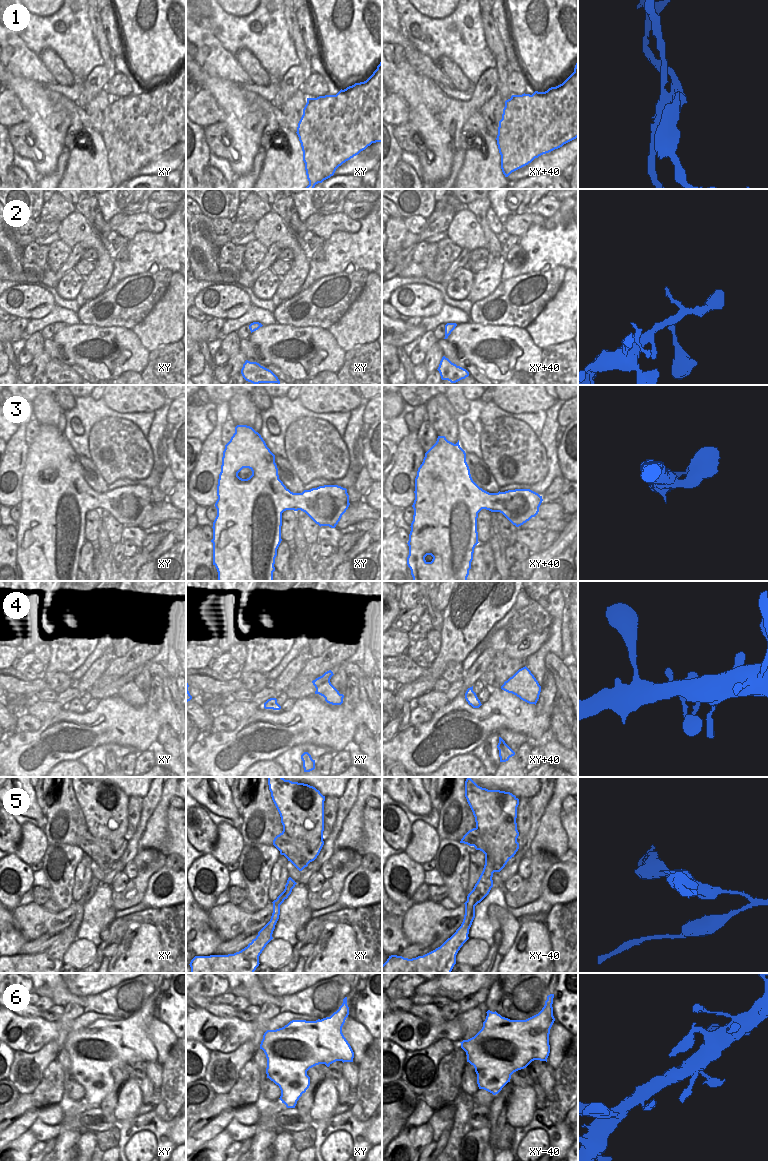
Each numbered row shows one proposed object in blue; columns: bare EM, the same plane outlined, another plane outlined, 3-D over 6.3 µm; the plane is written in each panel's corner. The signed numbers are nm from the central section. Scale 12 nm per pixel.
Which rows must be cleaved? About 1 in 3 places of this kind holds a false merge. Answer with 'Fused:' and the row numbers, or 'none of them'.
Fused: 1, 5

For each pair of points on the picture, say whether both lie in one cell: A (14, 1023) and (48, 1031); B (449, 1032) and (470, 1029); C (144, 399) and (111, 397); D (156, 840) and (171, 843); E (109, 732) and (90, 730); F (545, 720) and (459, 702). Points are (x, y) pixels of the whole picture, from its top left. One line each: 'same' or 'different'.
A: same
B: different
C: same
D: different
E: same
F: same

